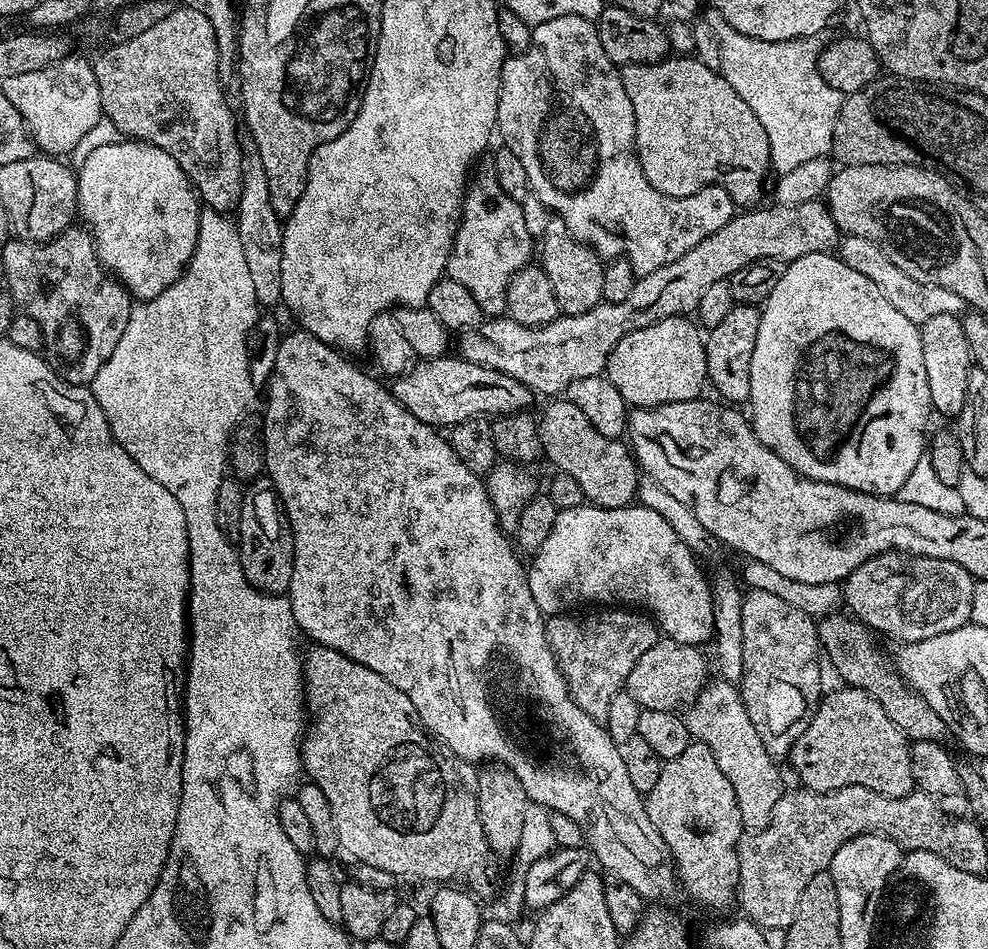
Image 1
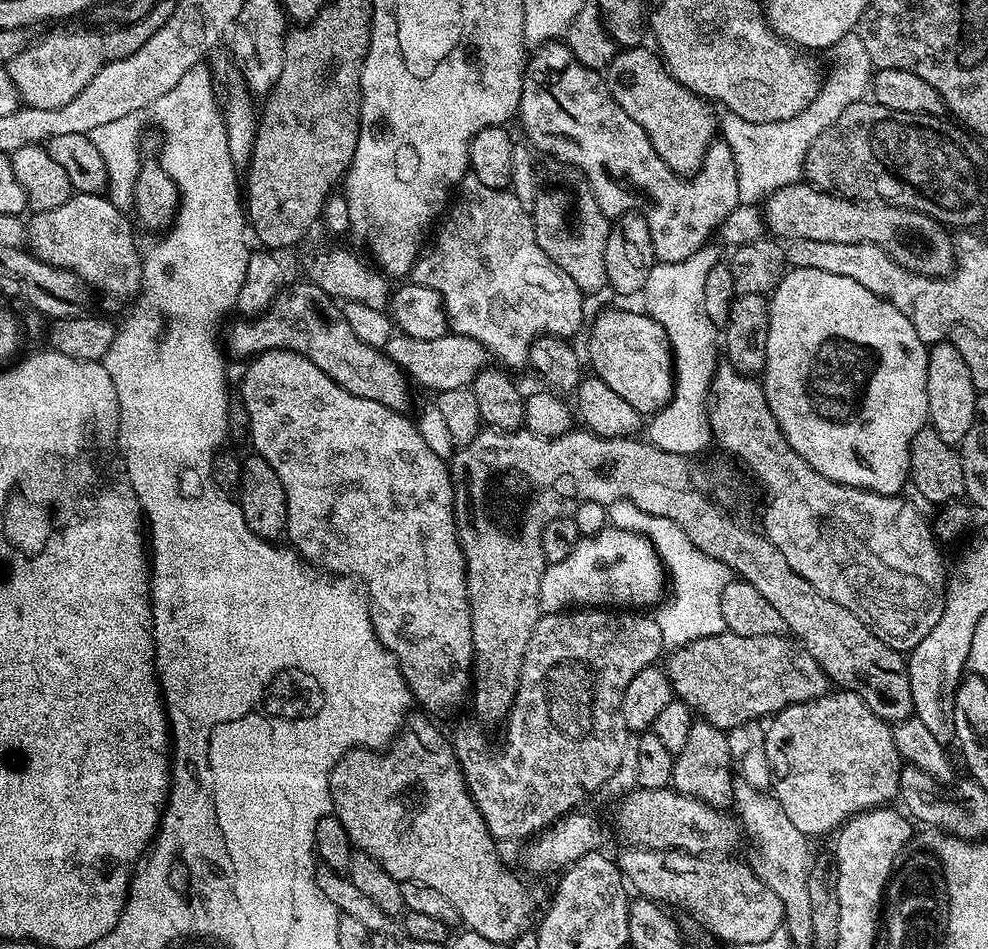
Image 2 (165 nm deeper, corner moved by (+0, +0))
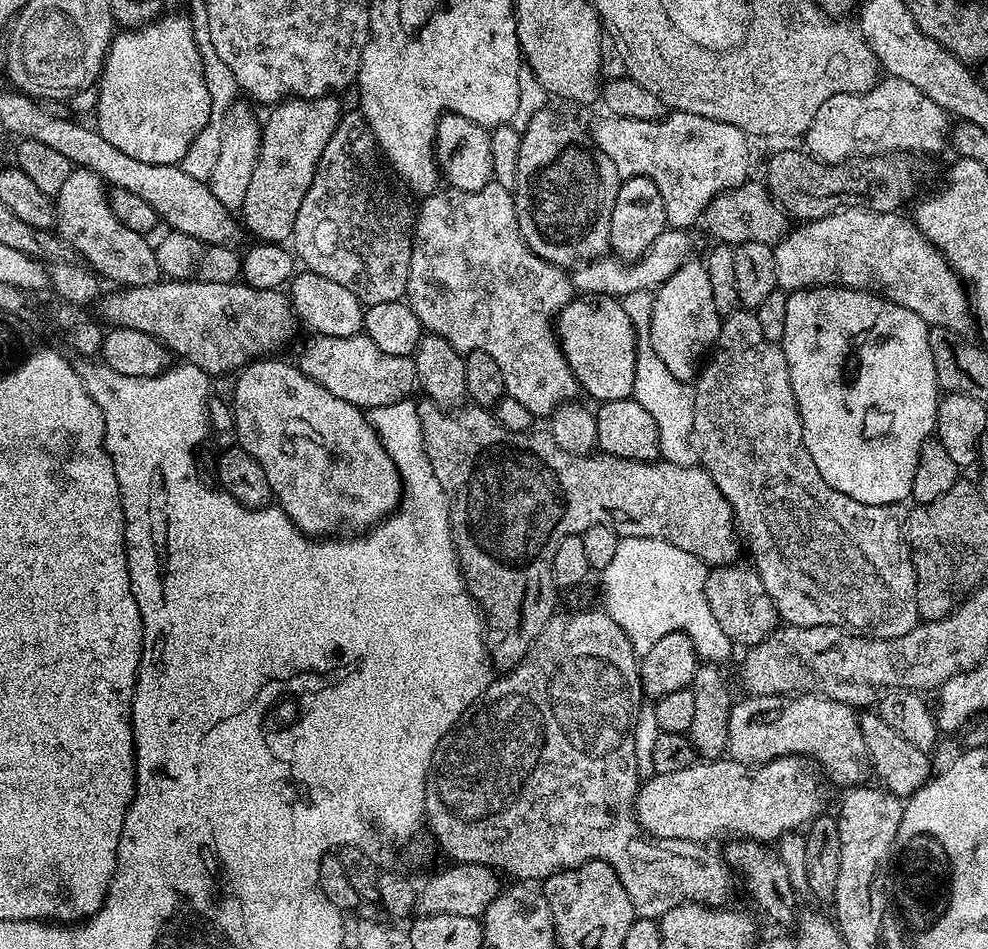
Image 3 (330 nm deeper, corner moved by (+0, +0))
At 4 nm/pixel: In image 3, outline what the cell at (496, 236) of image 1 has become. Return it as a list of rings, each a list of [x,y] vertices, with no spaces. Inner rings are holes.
[[[493,182],[473,192],[437,190],[421,204],[412,233],[406,293],[406,302],[418,314],[421,326],[433,336],[446,338],[462,354],[474,350],[490,354],[502,369],[505,393],[518,398],[534,418],[551,417],[560,404],[575,401],[578,385],[554,327],[560,311],[574,299],[572,277],[561,265],[551,264],[530,250],[518,226],[515,195]]]

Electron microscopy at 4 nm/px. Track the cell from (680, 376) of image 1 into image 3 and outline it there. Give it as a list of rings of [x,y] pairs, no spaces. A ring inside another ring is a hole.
[[[606,294],[577,295],[567,304],[559,316],[556,317],[555,327],[558,329],[560,348],[564,351],[566,362],[570,366],[572,376],[577,385],[584,388],[596,399],[596,402],[605,400],[626,400],[633,395],[636,362],[636,327],[630,322],[623,303],[617,297]]]

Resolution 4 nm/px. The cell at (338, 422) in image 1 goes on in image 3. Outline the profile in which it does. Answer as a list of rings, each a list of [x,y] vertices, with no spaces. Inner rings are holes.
[[[257,358],[251,364],[239,369],[235,377],[236,389],[232,392],[232,416],[236,419],[236,436],[239,447],[242,447],[253,456],[266,470],[266,482],[270,486],[275,503],[289,516],[298,526],[298,530],[306,536],[313,538],[324,538],[329,534],[359,534],[374,524],[380,523],[385,516],[392,515],[402,504],[402,481],[390,454],[382,446],[375,428],[372,426],[371,419],[366,415],[365,409],[354,406],[350,402],[342,402],[342,398],[334,398],[326,386],[314,382],[295,363],[287,364],[280,358]]]

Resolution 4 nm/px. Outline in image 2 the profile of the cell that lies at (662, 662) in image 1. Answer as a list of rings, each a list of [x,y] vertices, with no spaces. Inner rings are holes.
[[[725,630],[717,636],[698,638],[675,649],[671,655],[668,664],[666,663],[666,671],[675,699],[682,701],[699,719],[707,720],[715,728],[731,730],[748,720],[759,721],[761,718],[771,717],[792,704],[811,704],[830,688],[828,676],[820,669],[808,649],[784,634],[739,636]]]

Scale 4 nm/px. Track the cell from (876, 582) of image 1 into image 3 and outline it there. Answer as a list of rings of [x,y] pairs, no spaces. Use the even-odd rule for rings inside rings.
[[[737,310],[723,317],[720,337],[715,342],[714,351],[699,369],[692,398],[692,448],[700,455],[699,467],[708,471],[710,478],[714,478],[718,490],[722,490],[726,502],[730,502],[732,518],[736,521],[739,535],[746,545],[746,552],[752,555],[751,563],[762,578],[762,586],[766,586],[766,595],[774,602],[777,617],[785,625],[838,626],[857,636],[869,636],[875,640],[893,640],[902,638],[902,634],[910,634],[910,630],[914,630],[917,624],[921,623],[918,614],[916,571],[912,554],[908,550],[901,517],[896,517],[892,513],[895,511],[889,505],[870,506],[866,502],[854,502],[854,498],[846,498],[846,494],[834,490],[834,486],[830,486],[824,481],[822,474],[818,474],[818,466],[814,466],[814,458],[810,458],[804,445],[802,422],[794,390],[790,386],[790,370],[784,357],[784,349],[779,343],[768,340],[762,334],[758,318],[751,311]]]

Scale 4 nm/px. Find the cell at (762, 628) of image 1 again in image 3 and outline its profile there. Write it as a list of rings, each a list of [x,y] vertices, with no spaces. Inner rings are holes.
[[[737,562],[713,567],[704,587],[706,602],[710,602],[710,610],[714,618],[718,618],[718,626],[726,630],[726,634],[736,646],[761,644],[778,627],[776,607],[766,595],[766,586],[762,586],[762,578],[757,574],[755,567],[745,564]]]

